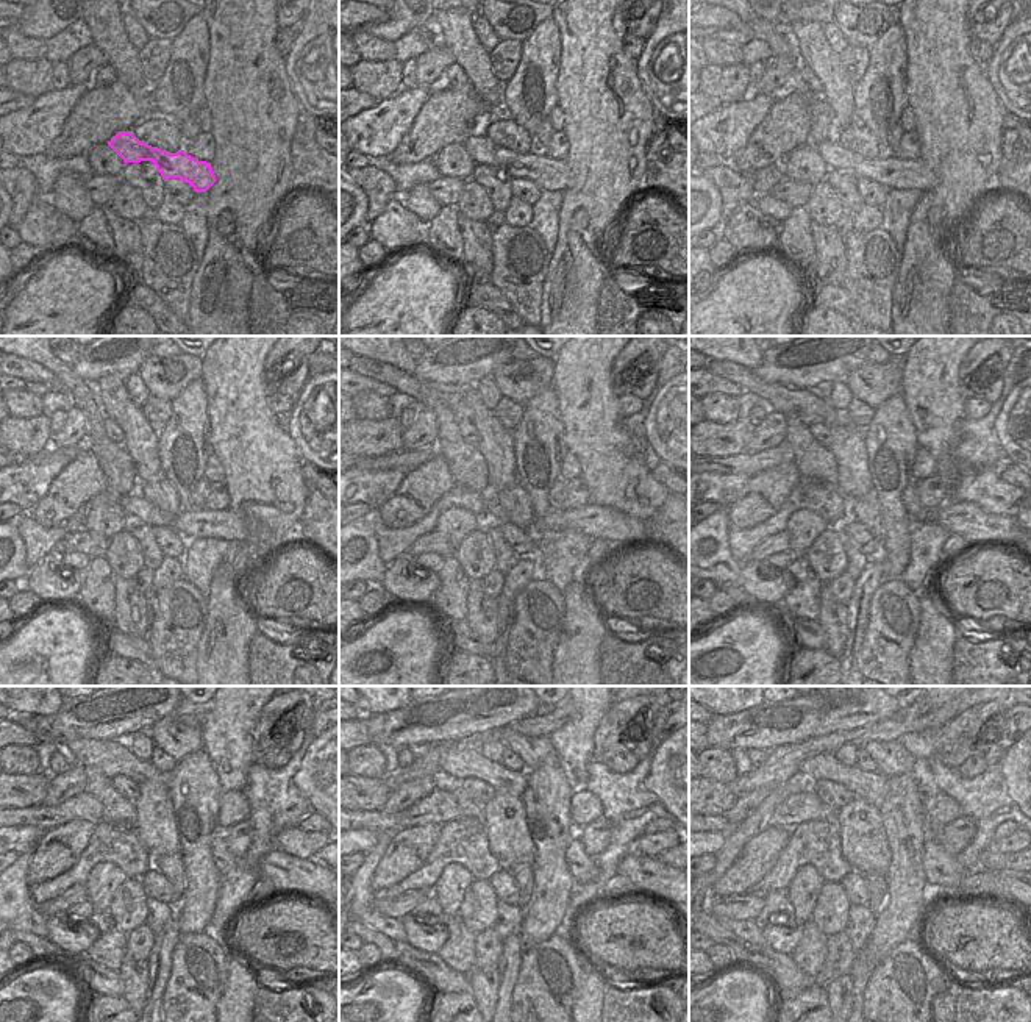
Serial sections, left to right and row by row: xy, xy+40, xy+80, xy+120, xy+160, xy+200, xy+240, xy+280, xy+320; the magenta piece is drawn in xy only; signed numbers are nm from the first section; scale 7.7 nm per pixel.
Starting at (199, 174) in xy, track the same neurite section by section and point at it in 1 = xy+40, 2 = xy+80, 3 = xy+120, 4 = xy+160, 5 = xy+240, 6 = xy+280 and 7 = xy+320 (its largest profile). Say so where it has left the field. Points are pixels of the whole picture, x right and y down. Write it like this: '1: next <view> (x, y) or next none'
1: next xy+40 (547, 174)
2: next xy+80 (895, 174)
3: next xy+120 (227, 525)
4: next xy+160 (594, 521)
5: next xy+240 (291, 874)
6: next xy+280 (649, 872)
7: next xy+320 (1006, 877)

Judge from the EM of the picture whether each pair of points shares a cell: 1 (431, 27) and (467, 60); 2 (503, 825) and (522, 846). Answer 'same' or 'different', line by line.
1: different
2: same

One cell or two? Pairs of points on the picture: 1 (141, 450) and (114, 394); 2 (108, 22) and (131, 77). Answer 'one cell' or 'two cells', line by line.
1: one cell
2: one cell

